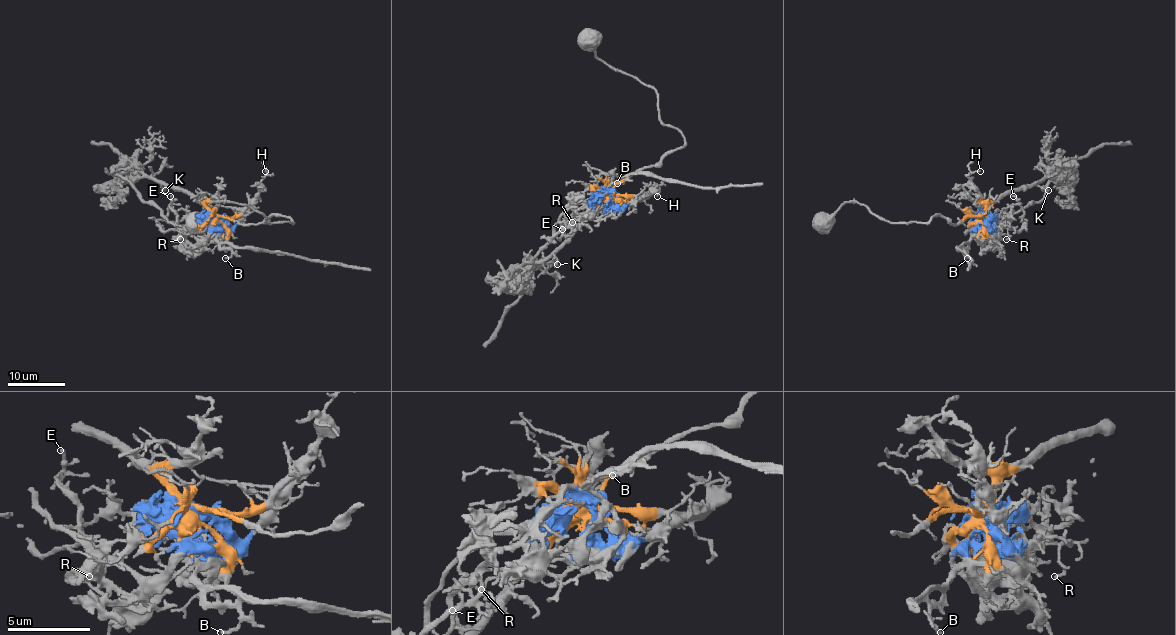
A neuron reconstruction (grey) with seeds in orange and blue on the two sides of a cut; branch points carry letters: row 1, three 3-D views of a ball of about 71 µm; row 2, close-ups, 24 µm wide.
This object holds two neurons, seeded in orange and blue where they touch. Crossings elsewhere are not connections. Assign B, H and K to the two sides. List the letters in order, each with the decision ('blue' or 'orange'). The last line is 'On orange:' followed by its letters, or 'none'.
B: blue
H: orange
K: orange
On orange: H, K

